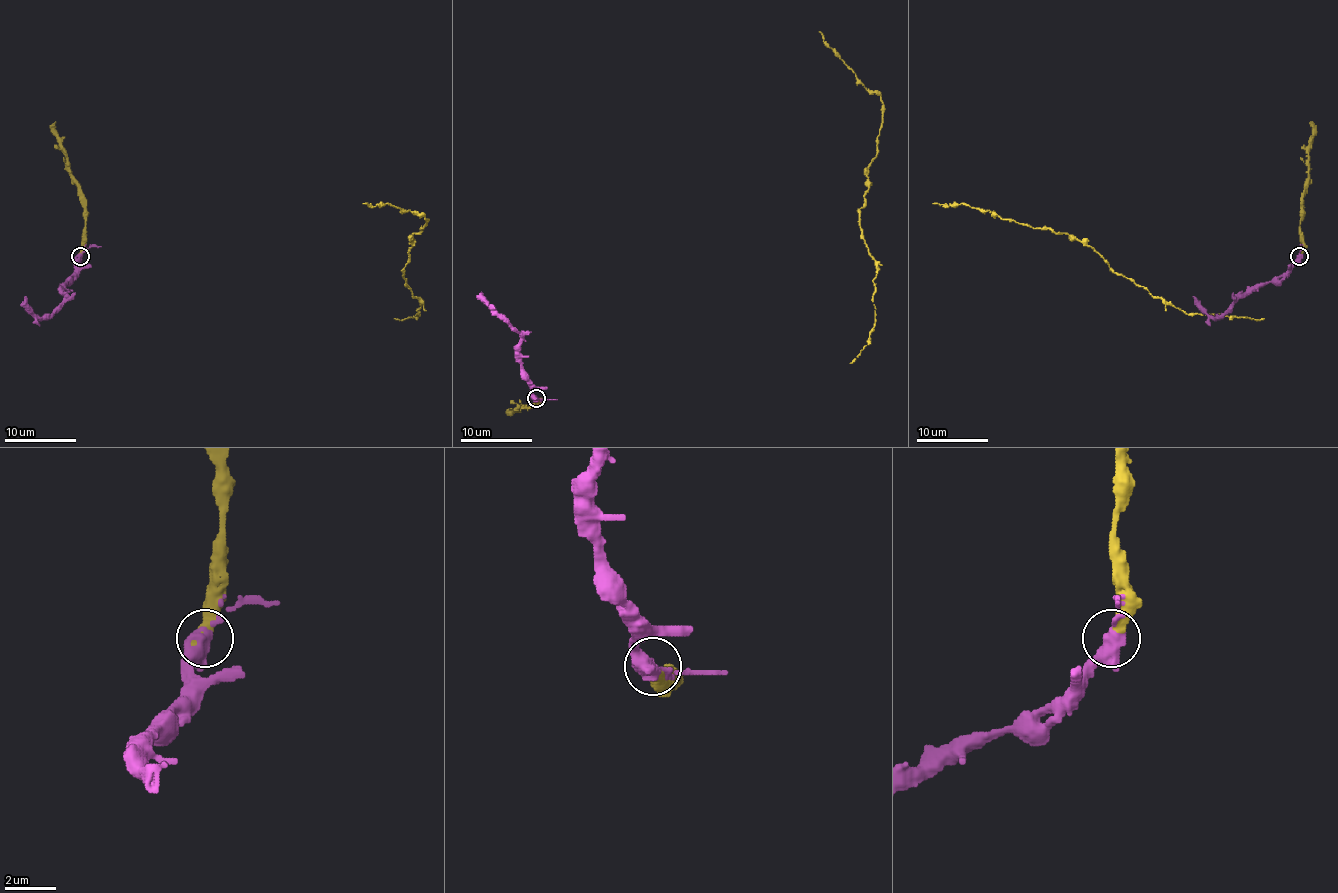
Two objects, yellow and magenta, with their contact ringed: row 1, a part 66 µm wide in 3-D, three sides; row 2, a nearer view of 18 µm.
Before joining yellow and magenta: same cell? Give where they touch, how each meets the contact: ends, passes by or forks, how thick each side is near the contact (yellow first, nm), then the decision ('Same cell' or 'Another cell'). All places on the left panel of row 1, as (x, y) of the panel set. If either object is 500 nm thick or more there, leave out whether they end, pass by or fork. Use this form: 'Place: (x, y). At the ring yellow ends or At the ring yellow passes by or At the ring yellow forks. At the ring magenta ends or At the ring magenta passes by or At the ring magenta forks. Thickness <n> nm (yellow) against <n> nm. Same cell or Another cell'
Place: (80, 256). At the ring yellow ends. At the ring magenta forks. Thickness 480 nm (yellow) against 420 nm. Same cell

